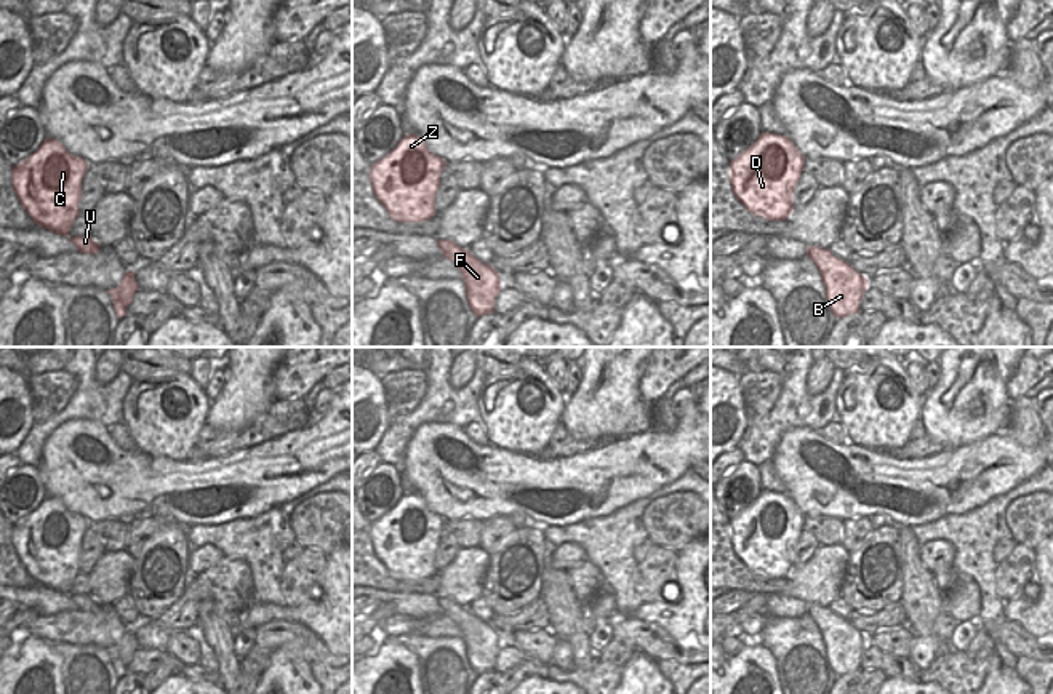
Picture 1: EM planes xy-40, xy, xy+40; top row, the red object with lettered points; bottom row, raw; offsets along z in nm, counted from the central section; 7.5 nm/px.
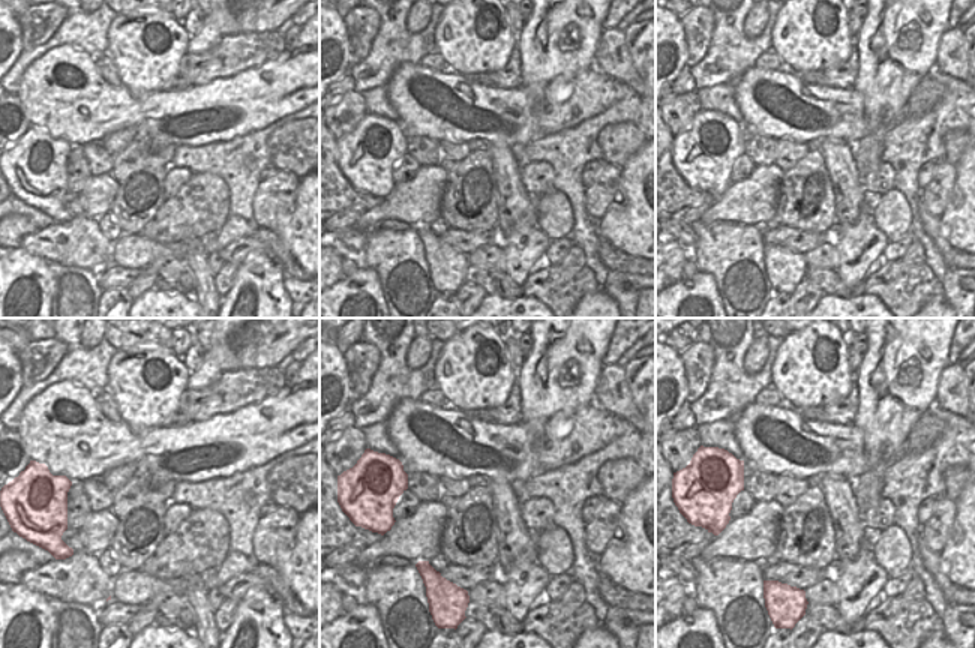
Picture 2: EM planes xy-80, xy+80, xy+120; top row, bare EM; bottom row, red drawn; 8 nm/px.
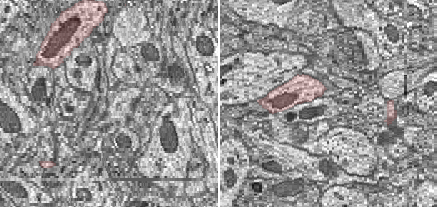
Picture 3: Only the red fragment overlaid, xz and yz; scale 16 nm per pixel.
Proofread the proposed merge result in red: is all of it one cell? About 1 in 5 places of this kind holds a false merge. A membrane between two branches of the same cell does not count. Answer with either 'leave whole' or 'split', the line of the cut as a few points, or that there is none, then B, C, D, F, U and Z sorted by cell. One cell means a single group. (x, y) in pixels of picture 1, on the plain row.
leave whole; cut none; groups B C D F U Z

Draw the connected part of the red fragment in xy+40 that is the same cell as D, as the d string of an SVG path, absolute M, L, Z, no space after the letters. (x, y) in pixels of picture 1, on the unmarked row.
M762 491L754 504L730 520L735 555L754 574L784 579L794 568L794 548L805 515L787 494Z

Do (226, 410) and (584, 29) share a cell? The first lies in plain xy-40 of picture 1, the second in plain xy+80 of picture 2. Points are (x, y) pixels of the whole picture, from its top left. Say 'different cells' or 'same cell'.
same cell

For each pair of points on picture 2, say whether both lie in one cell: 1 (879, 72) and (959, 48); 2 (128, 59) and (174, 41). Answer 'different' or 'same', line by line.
1: different
2: same

